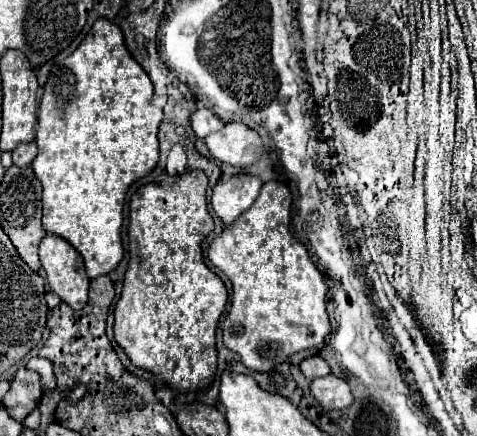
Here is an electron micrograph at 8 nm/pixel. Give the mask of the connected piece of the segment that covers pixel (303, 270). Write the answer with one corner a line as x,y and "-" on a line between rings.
265,182
253,206
213,240
209,260
231,280
233,300
223,342
241,356
243,366
269,372
289,356
317,348
329,334
325,312
327,284
305,246
289,232
291,192
283,182

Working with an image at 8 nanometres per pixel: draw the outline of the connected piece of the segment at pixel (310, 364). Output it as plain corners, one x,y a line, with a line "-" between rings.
311,356
311,358
303,360
303,362
299,364
299,368
301,368
303,376
305,376
309,382
313,382
315,378
323,378
323,376
331,374
327,362
325,362
323,358
319,358
319,356

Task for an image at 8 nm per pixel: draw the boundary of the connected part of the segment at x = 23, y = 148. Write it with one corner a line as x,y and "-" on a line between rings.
35,142
19,144
13,150
13,164
17,164
17,166
29,166
35,156
37,156
37,144

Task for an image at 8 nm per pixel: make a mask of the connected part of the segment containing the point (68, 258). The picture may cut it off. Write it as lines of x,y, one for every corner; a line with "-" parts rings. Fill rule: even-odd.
47,234
39,244
39,258
49,288
73,310
81,310
89,292
89,276
81,254
61,236

